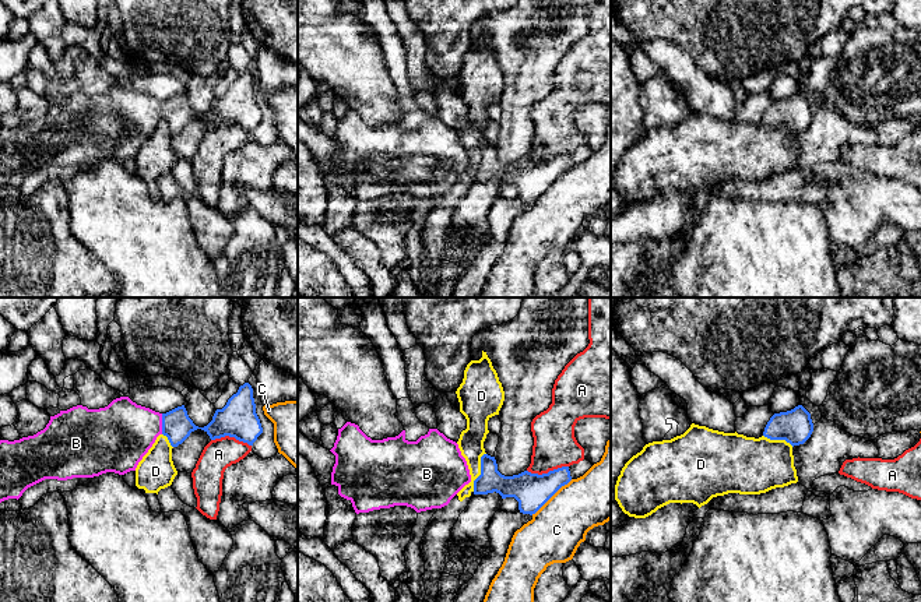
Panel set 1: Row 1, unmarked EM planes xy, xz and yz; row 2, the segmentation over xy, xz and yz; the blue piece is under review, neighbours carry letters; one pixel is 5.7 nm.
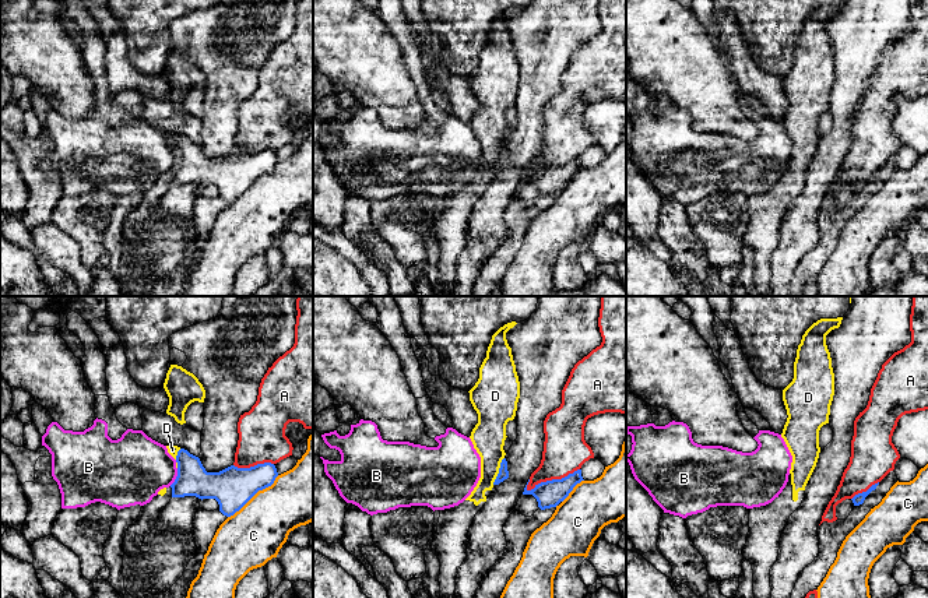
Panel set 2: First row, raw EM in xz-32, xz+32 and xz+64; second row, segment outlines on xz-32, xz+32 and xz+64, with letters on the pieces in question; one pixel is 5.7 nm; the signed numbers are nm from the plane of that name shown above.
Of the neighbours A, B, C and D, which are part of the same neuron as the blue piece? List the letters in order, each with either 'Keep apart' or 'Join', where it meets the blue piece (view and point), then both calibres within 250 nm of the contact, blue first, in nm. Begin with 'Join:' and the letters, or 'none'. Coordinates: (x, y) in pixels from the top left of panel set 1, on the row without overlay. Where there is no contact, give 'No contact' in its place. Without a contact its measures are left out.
Join: B
A: Keep apart. Touches blue at xz (548, 159). Thickness 200 nm (blue) against 260 nm
B: Join. Touches blue at xy (162, 111). Thickness 170 nm (blue) against 360 nm
C: Keep apart. Touches blue at xz (551, 183). Thickness 200 nm (blue) against 320 nm
D: Keep apart. Touches blue at xz (481, 159). Thickness 150 nm (blue) against 140 nm

